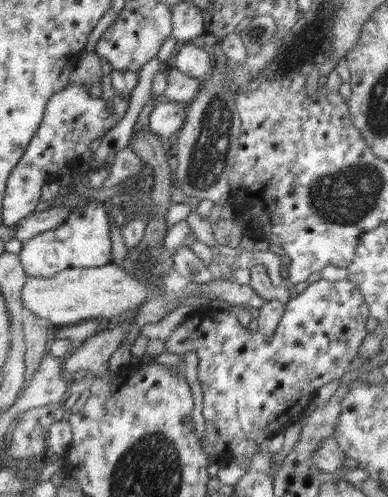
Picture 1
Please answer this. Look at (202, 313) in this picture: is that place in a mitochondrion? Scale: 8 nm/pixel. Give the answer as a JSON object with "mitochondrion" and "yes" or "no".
{"mitochondrion":"no"}

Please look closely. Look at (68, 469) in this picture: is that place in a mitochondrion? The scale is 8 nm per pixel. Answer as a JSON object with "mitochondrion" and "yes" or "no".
{"mitochondrion":"no"}

